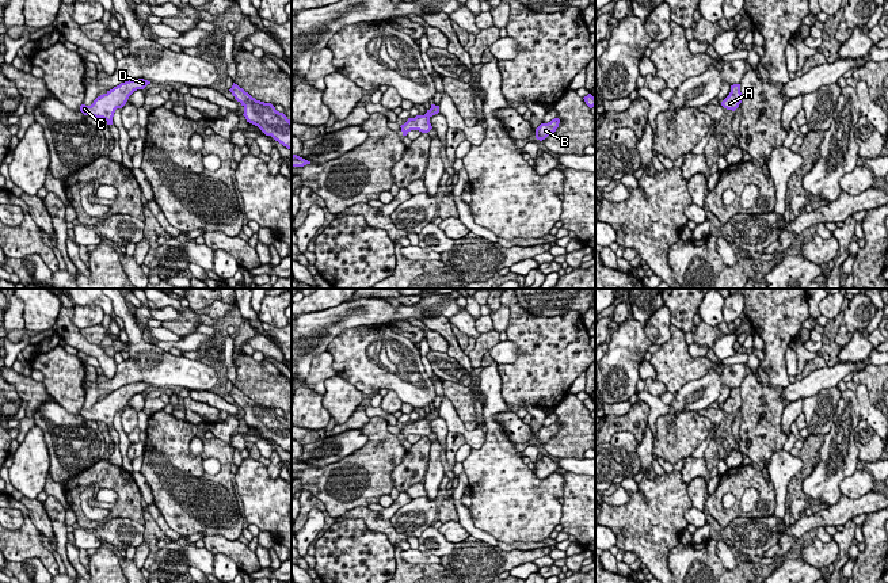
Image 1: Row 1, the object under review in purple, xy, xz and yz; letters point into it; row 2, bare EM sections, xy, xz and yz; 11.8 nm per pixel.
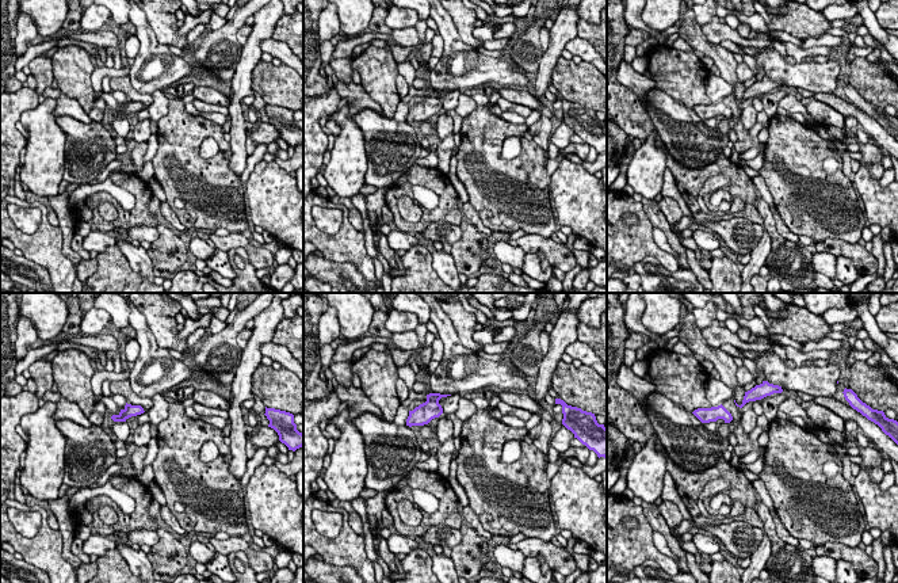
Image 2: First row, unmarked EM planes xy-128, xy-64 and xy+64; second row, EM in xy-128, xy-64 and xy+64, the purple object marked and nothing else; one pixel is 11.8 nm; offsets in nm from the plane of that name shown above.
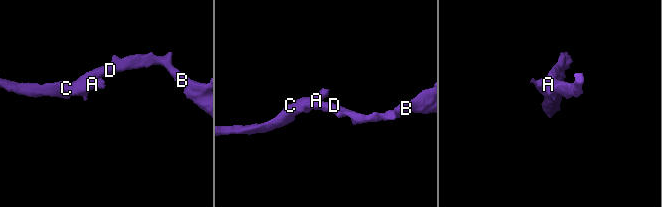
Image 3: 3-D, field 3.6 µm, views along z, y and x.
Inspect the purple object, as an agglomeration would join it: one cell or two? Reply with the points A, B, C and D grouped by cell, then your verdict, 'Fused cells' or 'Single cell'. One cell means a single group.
Groups: A B C D. Single cell

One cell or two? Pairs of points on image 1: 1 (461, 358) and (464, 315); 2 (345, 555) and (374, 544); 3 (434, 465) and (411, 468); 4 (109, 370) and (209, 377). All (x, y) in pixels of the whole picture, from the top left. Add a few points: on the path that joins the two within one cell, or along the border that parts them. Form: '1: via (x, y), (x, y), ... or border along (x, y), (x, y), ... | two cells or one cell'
1: border along (448, 319), (452, 324) | two cells
2: via (351, 555), (362, 555), (368, 549) | one cell
3: border along (433, 442), (429, 450), (427, 472), (420, 481) | two cells
4: border along (118, 365), (110, 380) | two cells

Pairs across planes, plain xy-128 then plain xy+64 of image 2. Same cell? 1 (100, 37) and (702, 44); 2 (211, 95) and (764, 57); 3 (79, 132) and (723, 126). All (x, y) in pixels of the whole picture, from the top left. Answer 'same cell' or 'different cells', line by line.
1: different cells
2: different cells
3: different cells

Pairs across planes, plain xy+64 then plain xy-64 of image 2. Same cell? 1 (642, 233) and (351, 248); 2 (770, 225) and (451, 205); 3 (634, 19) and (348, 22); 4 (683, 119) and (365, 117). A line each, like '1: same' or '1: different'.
1: same
2: different
3: different
4: same

